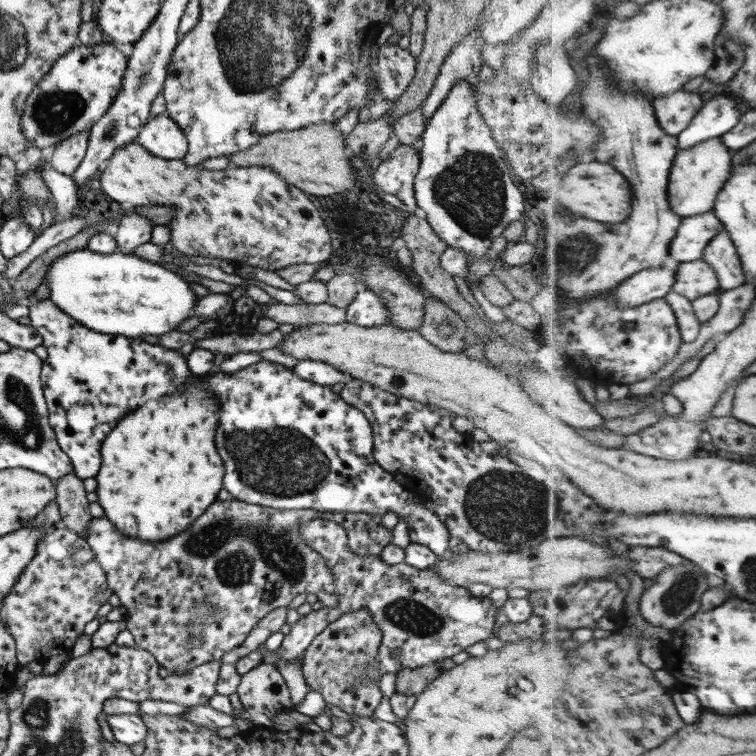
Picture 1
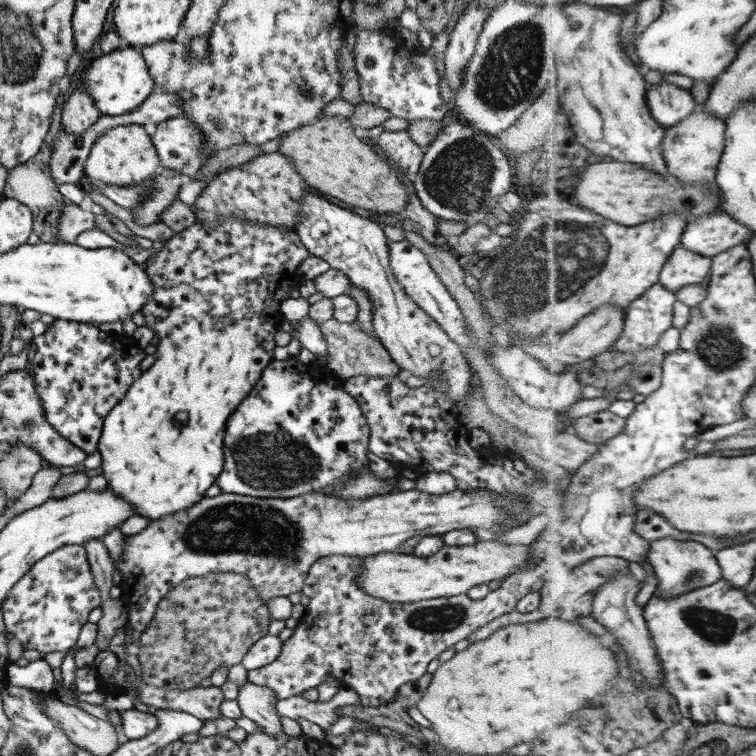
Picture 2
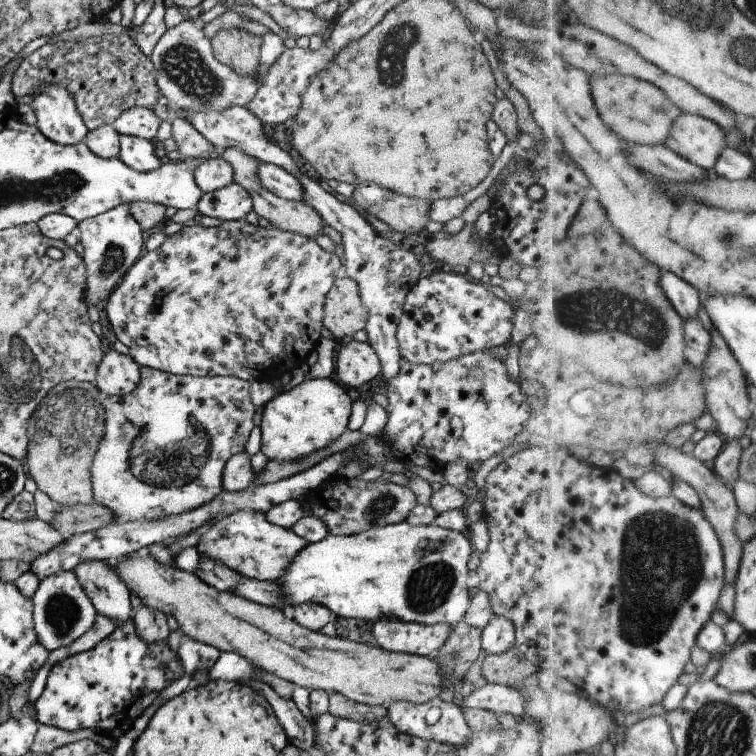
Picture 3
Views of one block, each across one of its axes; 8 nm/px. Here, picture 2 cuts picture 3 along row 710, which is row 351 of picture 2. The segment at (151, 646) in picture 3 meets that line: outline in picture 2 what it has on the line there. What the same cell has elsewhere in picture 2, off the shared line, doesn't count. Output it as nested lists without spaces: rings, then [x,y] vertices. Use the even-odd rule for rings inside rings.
[[[58,319],[47,325],[43,334],[28,337],[28,344],[35,352],[31,358],[31,370],[35,392],[41,399],[44,418],[57,434],[71,442],[71,446],[77,446],[85,456],[91,456],[96,450],[103,419],[125,396],[129,386],[132,386],[137,378],[141,378],[143,371],[139,369],[139,363],[147,355],[130,337],[105,334],[93,324]]]

